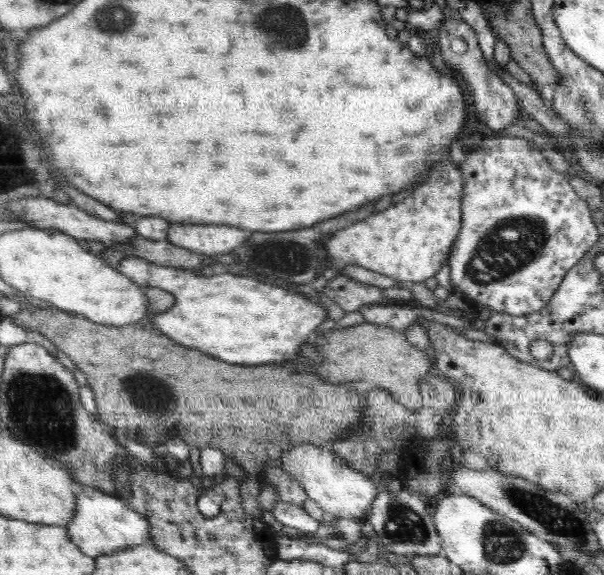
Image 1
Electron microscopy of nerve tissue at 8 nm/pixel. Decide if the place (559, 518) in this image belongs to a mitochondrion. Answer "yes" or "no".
yes

